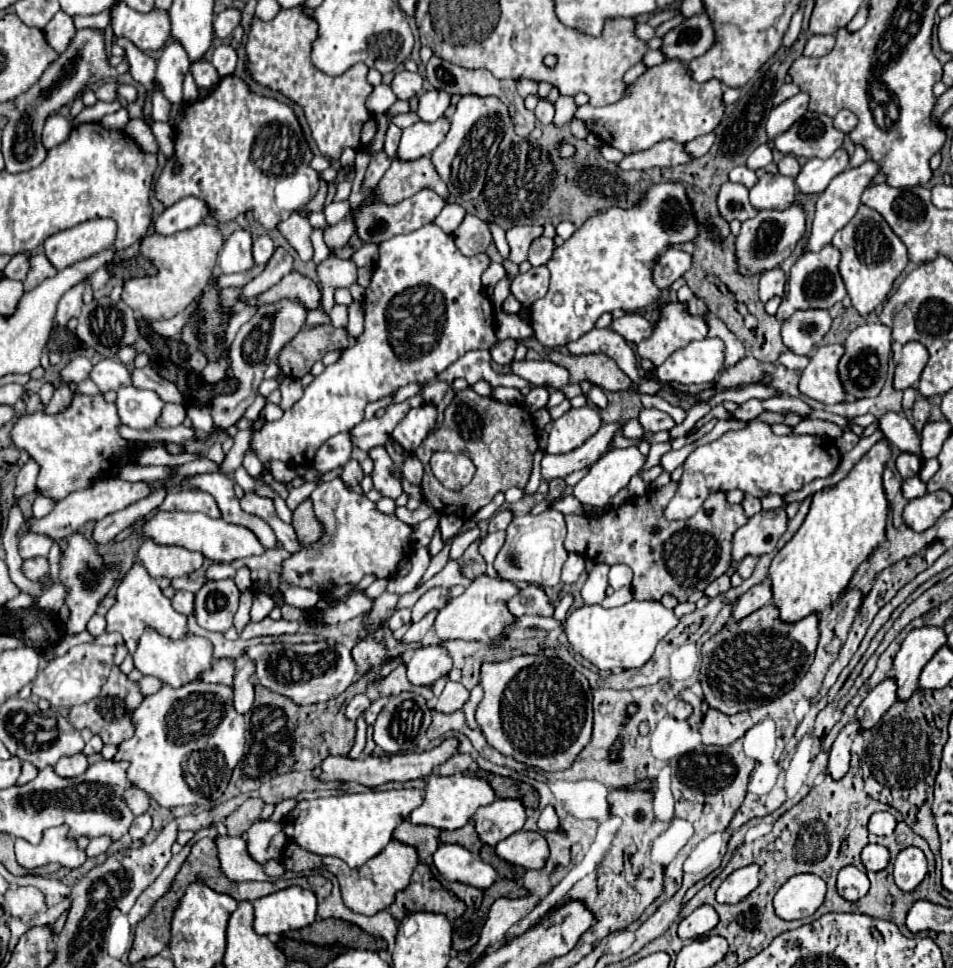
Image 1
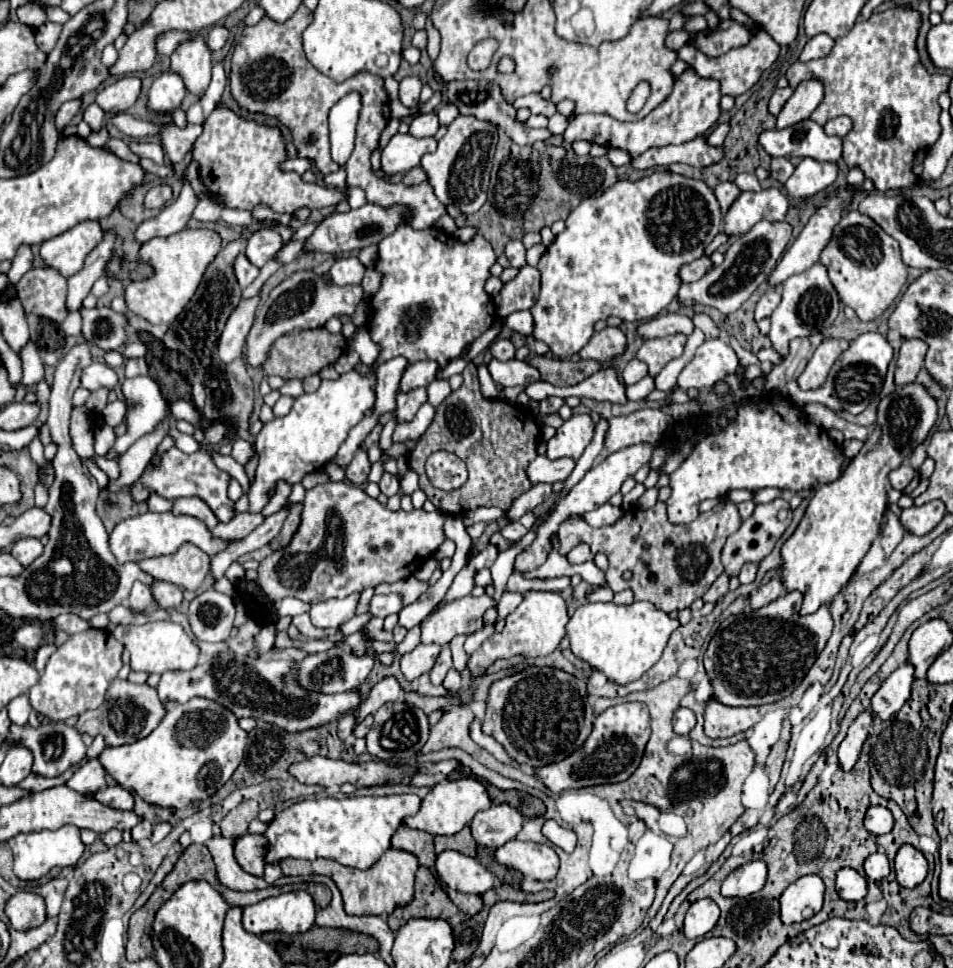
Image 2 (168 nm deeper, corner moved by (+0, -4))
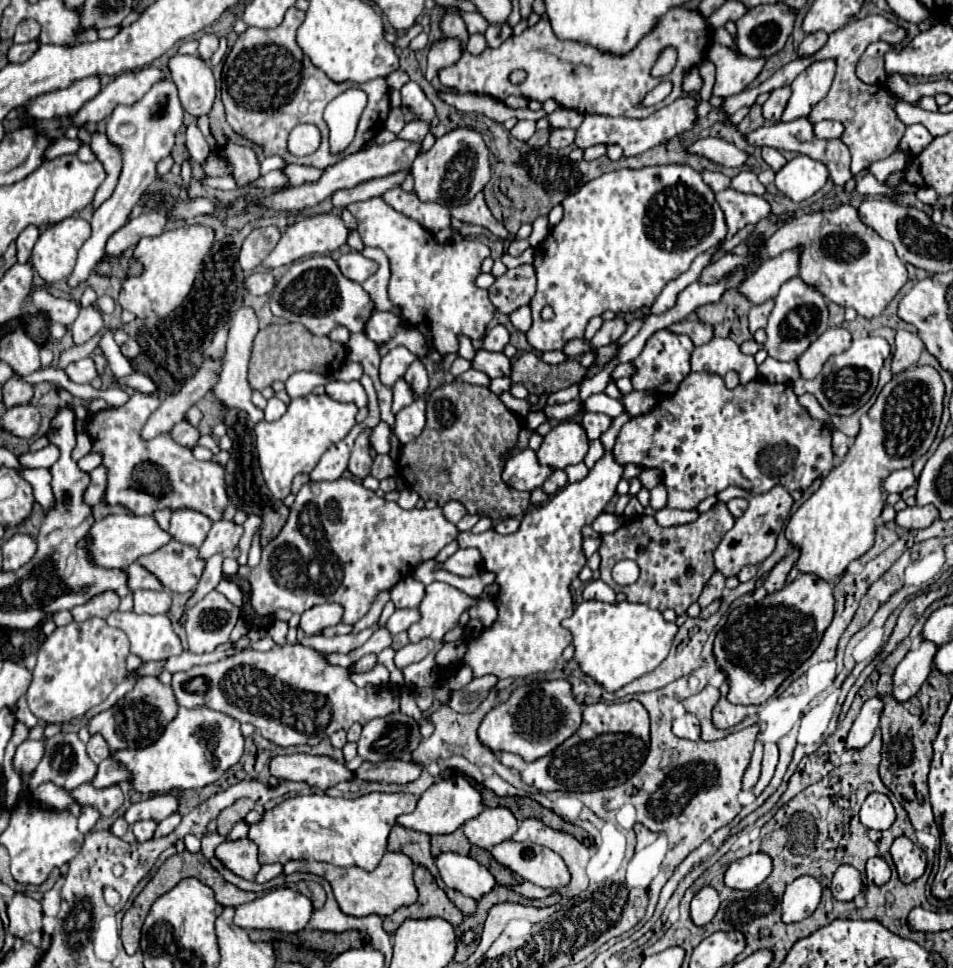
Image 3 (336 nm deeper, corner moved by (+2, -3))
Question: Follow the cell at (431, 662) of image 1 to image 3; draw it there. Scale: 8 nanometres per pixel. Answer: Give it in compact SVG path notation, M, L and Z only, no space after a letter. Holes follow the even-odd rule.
M423 638L417 644L407 644L407 646L403 646L401 650L395 652L395 666L403 668L403 666L409 666L413 662L419 662L429 652L433 652L433 648L435 648L435 642L431 638Z

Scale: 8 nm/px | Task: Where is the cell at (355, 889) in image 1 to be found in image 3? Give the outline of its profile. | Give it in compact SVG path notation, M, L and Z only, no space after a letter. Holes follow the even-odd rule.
M385 852L383 860L373 872L365 872L361 868L339 868L333 864L319 864L319 862L287 862L285 864L285 874L293 872L323 872L321 876L333 886L337 904L341 912L349 916L369 916L369 914L379 914L379 916L389 916L401 906L409 906L417 900L417 888L413 884L413 862L401 854L401 852Z

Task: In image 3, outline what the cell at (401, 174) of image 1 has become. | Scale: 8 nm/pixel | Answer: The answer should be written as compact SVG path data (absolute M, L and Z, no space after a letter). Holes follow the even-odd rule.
M483 194L475 196L471 202L467 204L461 204L457 208L451 208L451 216L461 220L461 222L469 222L469 224L481 224L481 226L487 226L487 230L491 234L495 234L497 238L505 238L505 240L513 240L515 236L511 236L489 212L487 204L485 204L485 198Z

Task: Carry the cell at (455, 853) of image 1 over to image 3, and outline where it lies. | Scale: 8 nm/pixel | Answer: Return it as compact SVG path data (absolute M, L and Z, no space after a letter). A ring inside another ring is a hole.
M445 852L437 858L437 868L445 886L459 890L463 896L479 900L497 884L493 874L477 860L453 852Z

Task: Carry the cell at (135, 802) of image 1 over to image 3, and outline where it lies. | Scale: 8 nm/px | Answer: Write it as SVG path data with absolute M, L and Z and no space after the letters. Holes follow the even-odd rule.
M85 784L77 790L71 790L71 794L73 798L77 798L79 804L97 806L101 816L111 816L123 804L123 792L117 784L107 788L93 788L91 784Z

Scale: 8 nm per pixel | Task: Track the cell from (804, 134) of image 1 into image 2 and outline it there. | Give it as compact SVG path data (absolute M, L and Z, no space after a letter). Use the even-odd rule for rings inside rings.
M811 119L787 129L763 131L759 143L771 157L811 157L817 161L841 157L841 139L825 135L823 127Z

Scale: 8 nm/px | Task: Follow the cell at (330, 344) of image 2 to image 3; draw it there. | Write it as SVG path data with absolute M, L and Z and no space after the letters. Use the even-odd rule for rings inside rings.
M283 322L283 324L269 324L257 332L253 338L253 350L249 360L249 384L253 390L263 390L271 386L275 380L285 382L295 372L317 372L327 374L329 362L329 376L335 374L347 358L347 350L343 344L329 340L327 336L317 338L309 334L297 322Z

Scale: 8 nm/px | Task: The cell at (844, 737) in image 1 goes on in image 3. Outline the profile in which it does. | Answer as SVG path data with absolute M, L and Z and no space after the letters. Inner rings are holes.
M875 696L875 698L869 698L869 700L863 704L863 708L861 708L859 716L855 718L853 728L851 728L851 732L849 732L847 748L851 748L851 750L861 750L861 748L865 748L865 746L871 742L873 732L875 732L877 726L879 726L879 716L881 716L881 712L883 712L883 700L877 698L877 696Z

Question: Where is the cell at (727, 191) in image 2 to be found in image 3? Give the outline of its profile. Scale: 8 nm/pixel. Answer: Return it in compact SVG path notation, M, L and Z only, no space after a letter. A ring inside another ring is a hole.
M703 170L701 176L703 176L703 180L705 180L715 192L725 190L725 188L729 188L729 184L731 184L731 178L727 178L725 174L715 172L715 170Z

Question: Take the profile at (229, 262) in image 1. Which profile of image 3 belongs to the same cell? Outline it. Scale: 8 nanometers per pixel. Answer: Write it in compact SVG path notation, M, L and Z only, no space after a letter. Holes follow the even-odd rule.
M267 270L267 272L257 272L257 274L251 274L247 278L247 288L251 294L255 296L265 296L265 294L271 294L273 288L275 288L275 276Z

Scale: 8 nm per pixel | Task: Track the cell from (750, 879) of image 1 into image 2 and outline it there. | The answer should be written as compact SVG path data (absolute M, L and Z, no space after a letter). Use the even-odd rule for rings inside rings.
M751 861L733 873L727 875L727 879L721 885L723 897L749 897L751 893L757 893L767 879L767 867L763 861Z

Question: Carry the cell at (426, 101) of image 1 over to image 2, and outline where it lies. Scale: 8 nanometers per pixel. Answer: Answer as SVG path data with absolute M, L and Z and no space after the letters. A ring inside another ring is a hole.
M427 113L427 115L419 115L411 121L409 125L409 133L415 135L415 137L429 137L429 135L435 135L439 129L439 119L437 119L437 113Z

